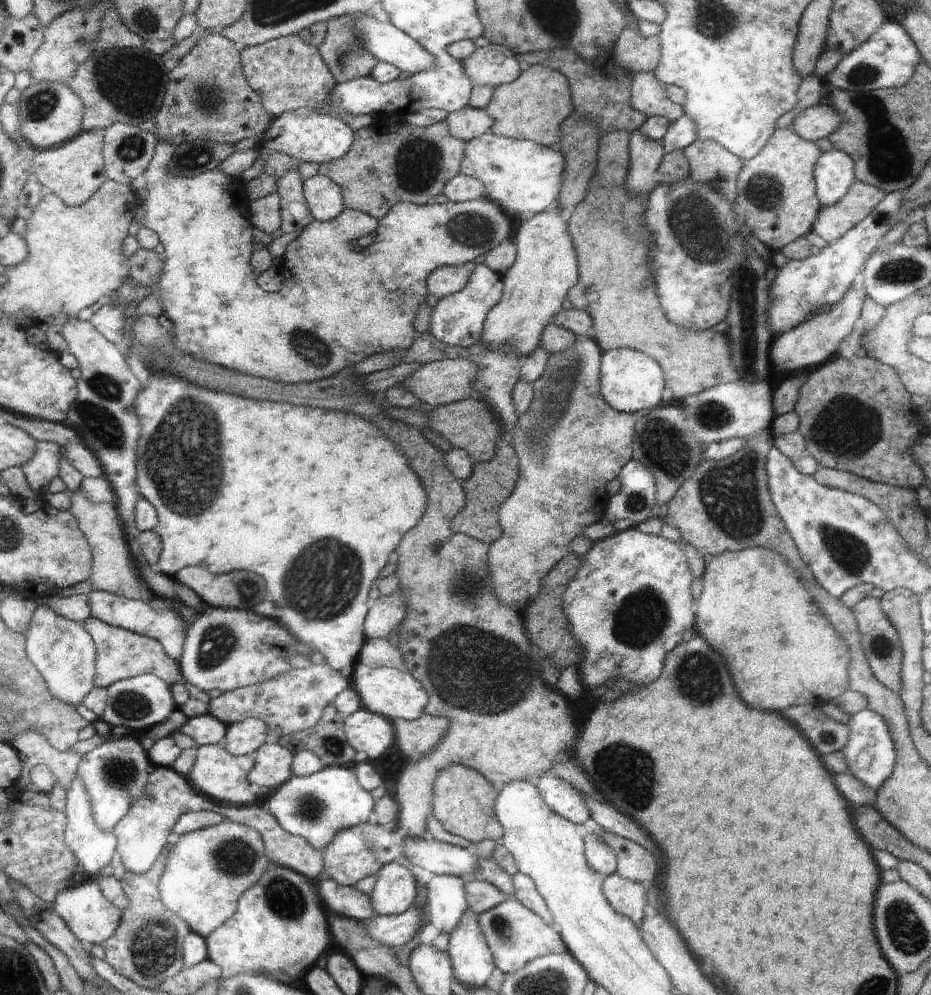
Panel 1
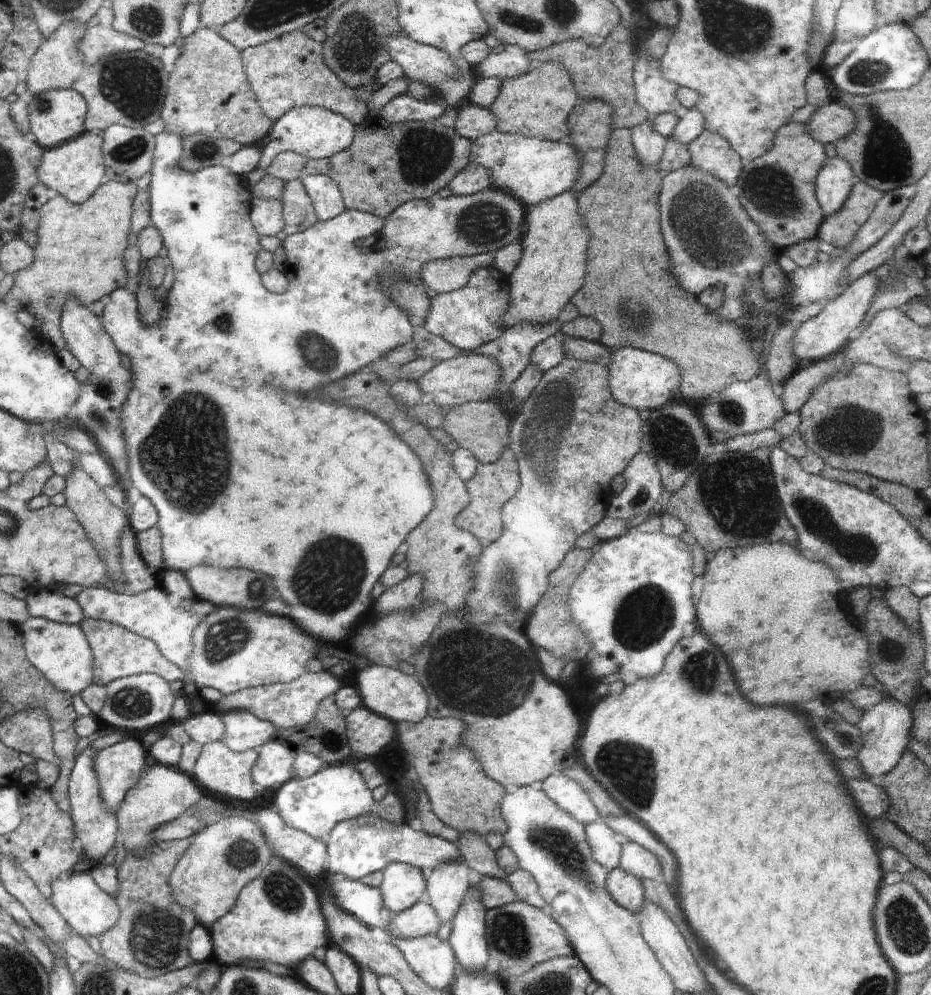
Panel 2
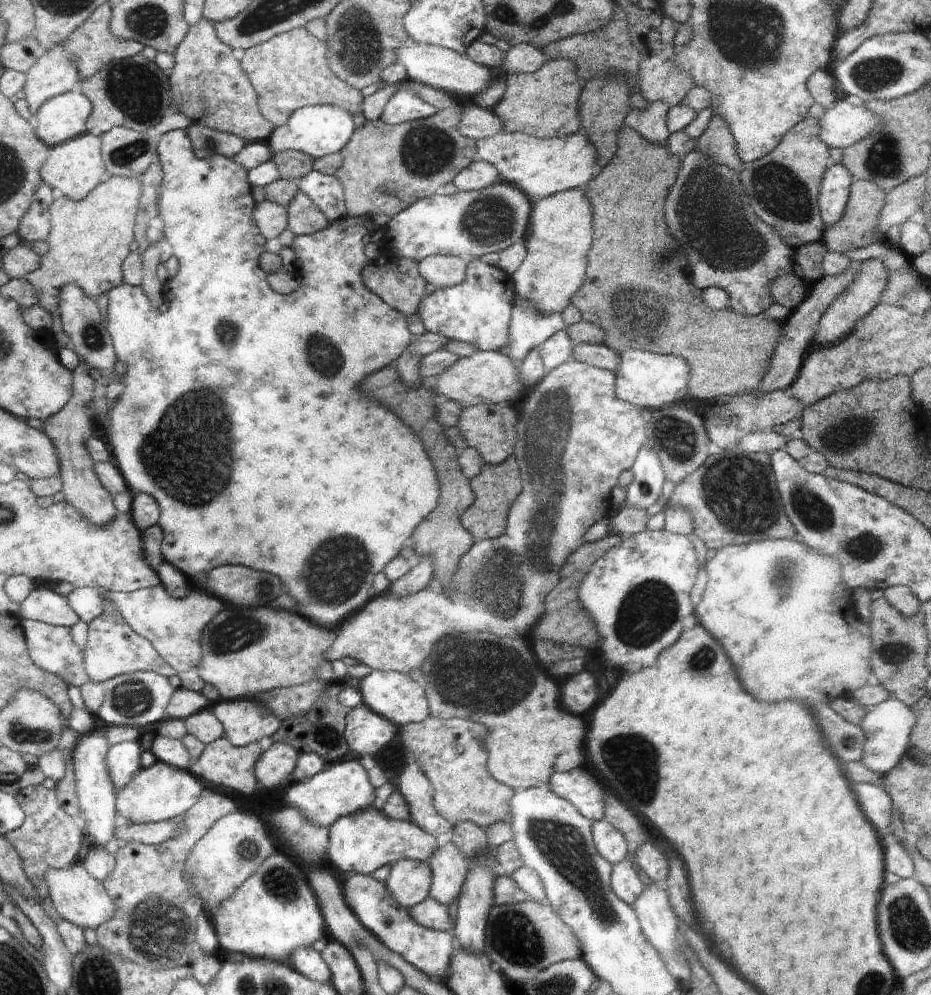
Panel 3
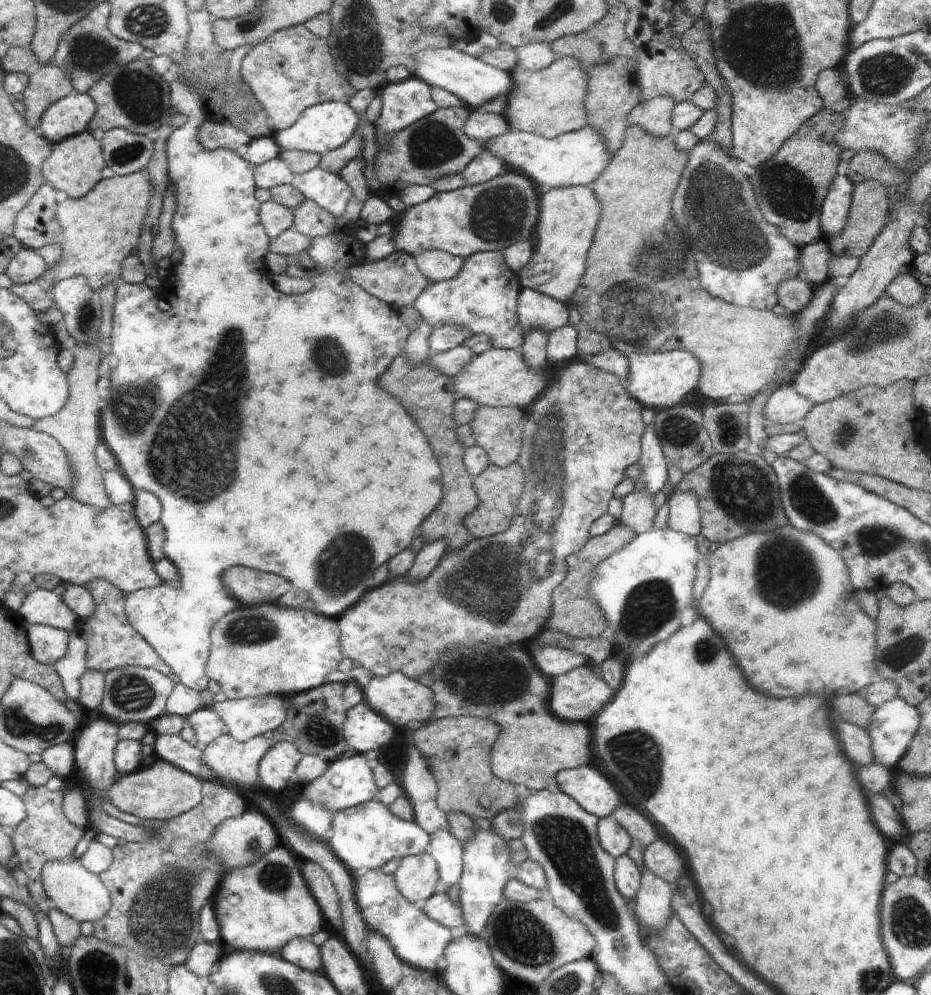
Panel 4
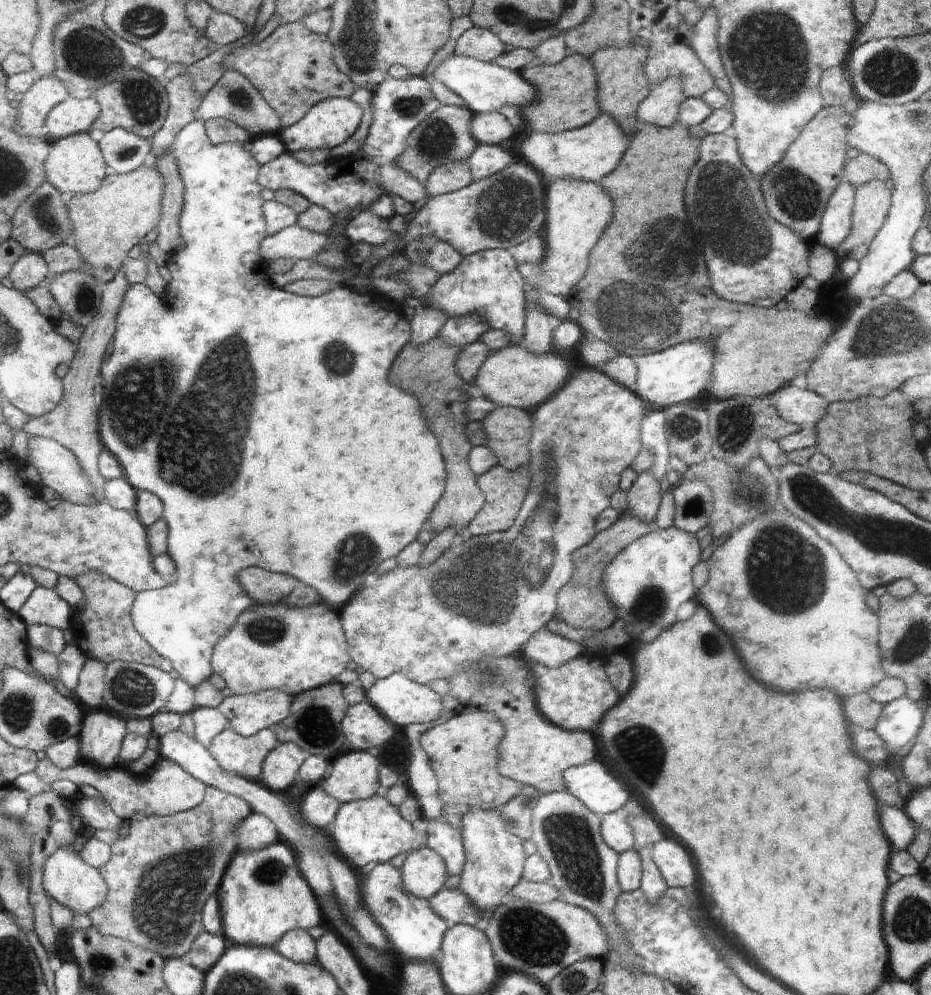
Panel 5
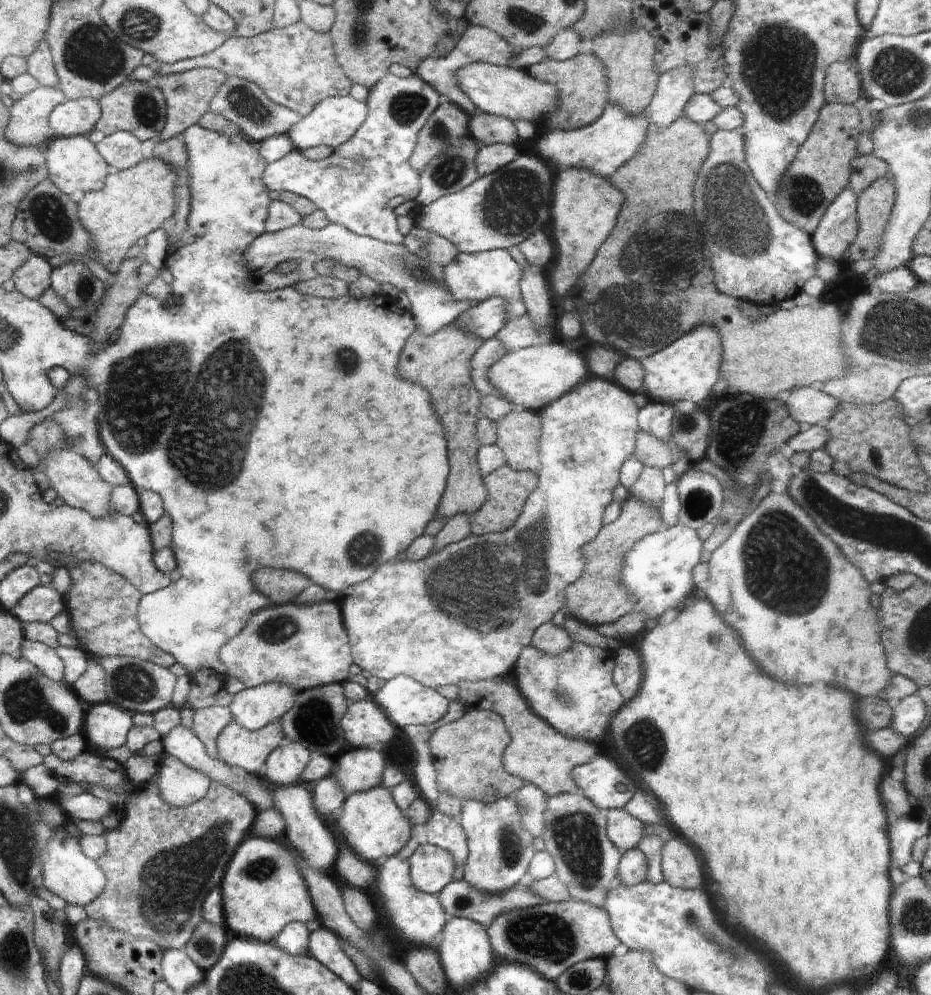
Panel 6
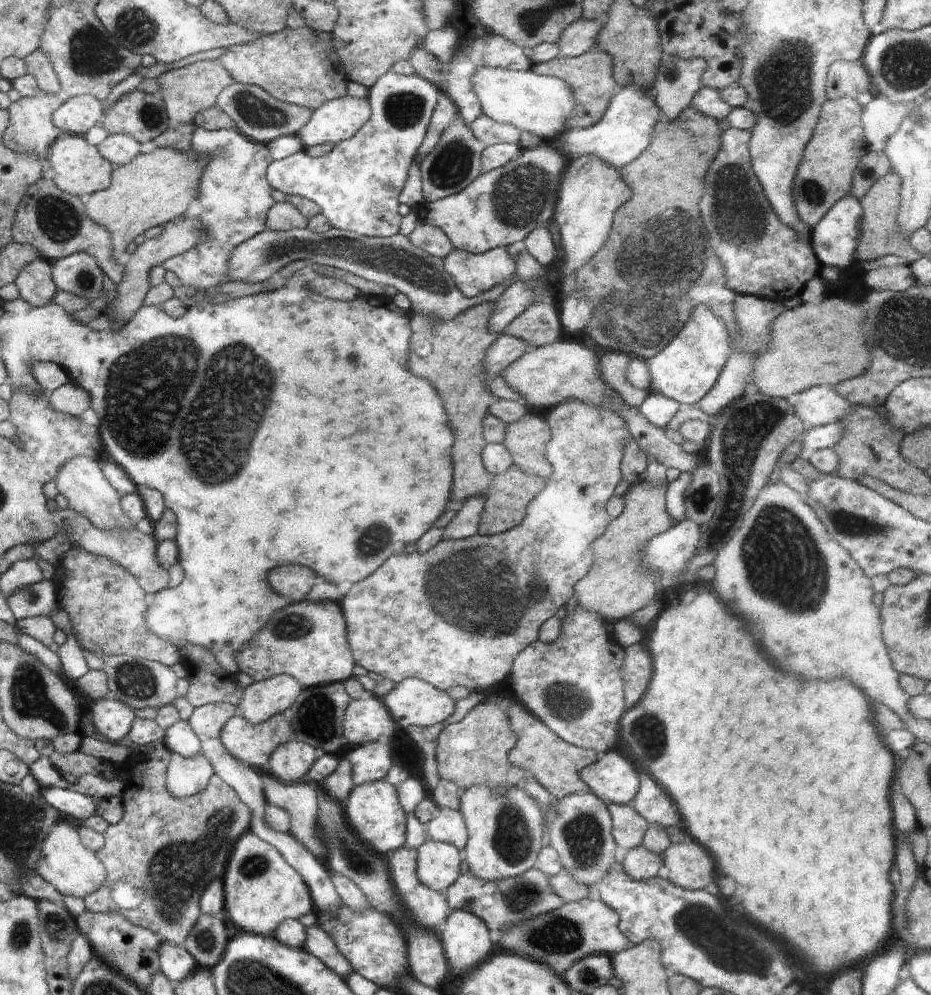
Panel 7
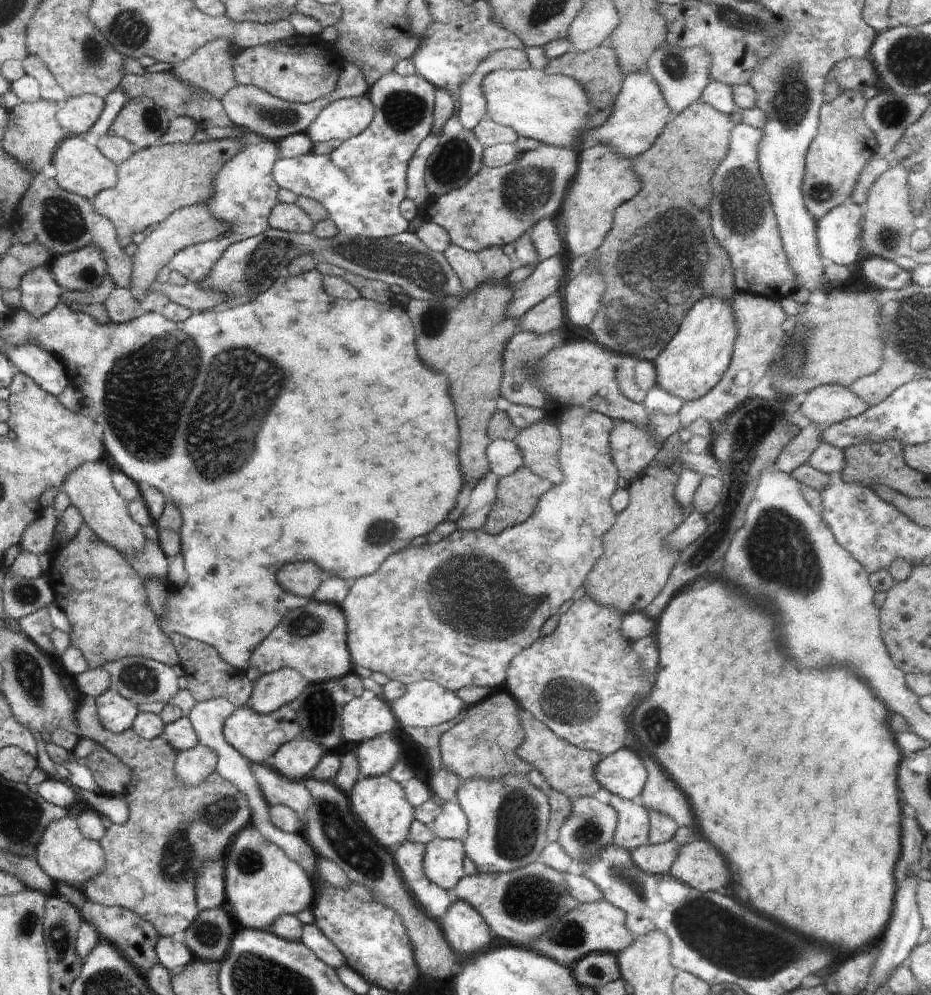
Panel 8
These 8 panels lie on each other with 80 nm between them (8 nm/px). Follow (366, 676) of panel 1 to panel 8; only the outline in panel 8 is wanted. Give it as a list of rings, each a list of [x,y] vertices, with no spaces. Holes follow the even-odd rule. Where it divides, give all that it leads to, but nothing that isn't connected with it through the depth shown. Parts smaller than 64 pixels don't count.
[[[414,682],[400,699],[388,702],[399,726],[433,727],[455,719],[466,704],[436,682]]]

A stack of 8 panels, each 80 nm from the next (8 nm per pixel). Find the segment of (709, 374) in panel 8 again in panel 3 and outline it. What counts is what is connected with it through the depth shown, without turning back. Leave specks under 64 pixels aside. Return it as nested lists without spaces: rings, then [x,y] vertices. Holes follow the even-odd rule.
[[[628,350],[620,358],[618,370],[614,373],[616,394],[620,400],[636,404],[638,408],[660,410],[672,403],[680,403],[681,396],[687,392],[686,386],[691,378],[691,366],[684,357]]]

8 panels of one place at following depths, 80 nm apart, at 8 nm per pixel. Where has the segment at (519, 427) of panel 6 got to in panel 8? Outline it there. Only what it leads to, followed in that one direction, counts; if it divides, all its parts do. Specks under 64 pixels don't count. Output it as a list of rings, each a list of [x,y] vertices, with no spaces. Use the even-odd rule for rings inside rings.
[[[539,423],[522,429],[513,441],[522,453],[524,468],[553,484],[559,485],[565,481],[559,463],[561,434],[556,424]]]

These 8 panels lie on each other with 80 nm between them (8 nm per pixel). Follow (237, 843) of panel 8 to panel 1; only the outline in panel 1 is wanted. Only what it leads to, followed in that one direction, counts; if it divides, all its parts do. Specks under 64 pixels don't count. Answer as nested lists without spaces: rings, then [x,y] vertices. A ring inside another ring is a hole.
[[[269,864],[260,880],[247,888],[236,912],[206,937],[206,958],[218,965],[223,979],[238,973],[264,975],[282,970],[292,978],[306,974],[332,940],[328,912],[311,881],[291,868]]]

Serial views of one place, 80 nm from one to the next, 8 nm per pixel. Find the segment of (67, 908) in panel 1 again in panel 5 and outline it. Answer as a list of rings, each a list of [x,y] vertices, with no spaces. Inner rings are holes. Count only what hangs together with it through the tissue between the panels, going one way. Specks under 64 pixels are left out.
[[[60,847],[52,853],[43,864],[43,887],[47,894],[67,906],[73,914],[94,912],[106,902],[110,893],[107,881],[99,869],[84,862],[84,859],[72,847]]]

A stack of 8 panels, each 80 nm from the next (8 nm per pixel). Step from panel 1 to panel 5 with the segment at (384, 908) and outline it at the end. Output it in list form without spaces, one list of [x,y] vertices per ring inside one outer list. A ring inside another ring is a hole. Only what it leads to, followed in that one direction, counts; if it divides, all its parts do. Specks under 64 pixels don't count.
[[[428,845],[410,852],[401,871],[403,887],[409,893],[429,900],[444,888],[449,875],[444,859]]]

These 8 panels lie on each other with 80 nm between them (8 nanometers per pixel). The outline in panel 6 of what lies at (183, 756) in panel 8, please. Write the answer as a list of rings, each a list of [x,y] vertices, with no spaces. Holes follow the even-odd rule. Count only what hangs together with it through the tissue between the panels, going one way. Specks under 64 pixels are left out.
[[[163,754],[159,766],[157,787],[161,797],[170,806],[190,806],[206,796],[211,783],[208,775],[187,767],[168,754]]]

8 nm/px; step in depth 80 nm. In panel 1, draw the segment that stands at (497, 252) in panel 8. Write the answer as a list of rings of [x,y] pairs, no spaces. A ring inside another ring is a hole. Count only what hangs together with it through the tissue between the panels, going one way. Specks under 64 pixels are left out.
[[[475,262],[473,271],[466,286],[455,293],[440,297],[436,305],[430,308],[430,324],[429,332],[434,338],[443,342],[446,346],[454,347],[469,347],[480,343],[483,338],[484,323],[489,310],[495,307],[501,299],[503,293],[503,276],[492,270],[488,265],[480,262]]]

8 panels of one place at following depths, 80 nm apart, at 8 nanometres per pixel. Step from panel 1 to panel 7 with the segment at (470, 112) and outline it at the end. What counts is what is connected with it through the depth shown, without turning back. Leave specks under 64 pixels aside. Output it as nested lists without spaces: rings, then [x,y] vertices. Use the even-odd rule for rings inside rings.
[[[482,114],[472,124],[469,124],[470,130],[474,136],[485,147],[489,147],[498,143],[510,143],[519,145],[521,132],[515,126],[499,123],[488,116]]]

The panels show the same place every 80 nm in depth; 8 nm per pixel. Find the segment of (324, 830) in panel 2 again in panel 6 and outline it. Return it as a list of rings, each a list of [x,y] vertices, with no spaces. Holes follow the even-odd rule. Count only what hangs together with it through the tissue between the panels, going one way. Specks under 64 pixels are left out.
[[[352,748],[338,756],[336,764],[337,781],[348,794],[374,788],[383,782],[386,765],[381,751]]]

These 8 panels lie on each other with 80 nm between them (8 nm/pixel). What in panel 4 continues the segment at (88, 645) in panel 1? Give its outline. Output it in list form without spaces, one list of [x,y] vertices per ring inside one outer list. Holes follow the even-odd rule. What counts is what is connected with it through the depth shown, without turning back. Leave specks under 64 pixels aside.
[[[27,625],[28,639],[32,655],[48,668],[66,654],[69,633],[65,630],[48,625]]]

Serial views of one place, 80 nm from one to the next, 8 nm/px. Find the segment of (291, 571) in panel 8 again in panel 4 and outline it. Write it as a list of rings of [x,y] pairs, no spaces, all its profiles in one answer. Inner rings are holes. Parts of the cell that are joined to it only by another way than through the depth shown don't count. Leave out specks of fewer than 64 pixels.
[[[240,566],[226,570],[224,582],[236,594],[236,598],[244,602],[242,606],[276,602],[282,594],[286,594],[292,588],[292,584],[282,576],[264,574]]]

